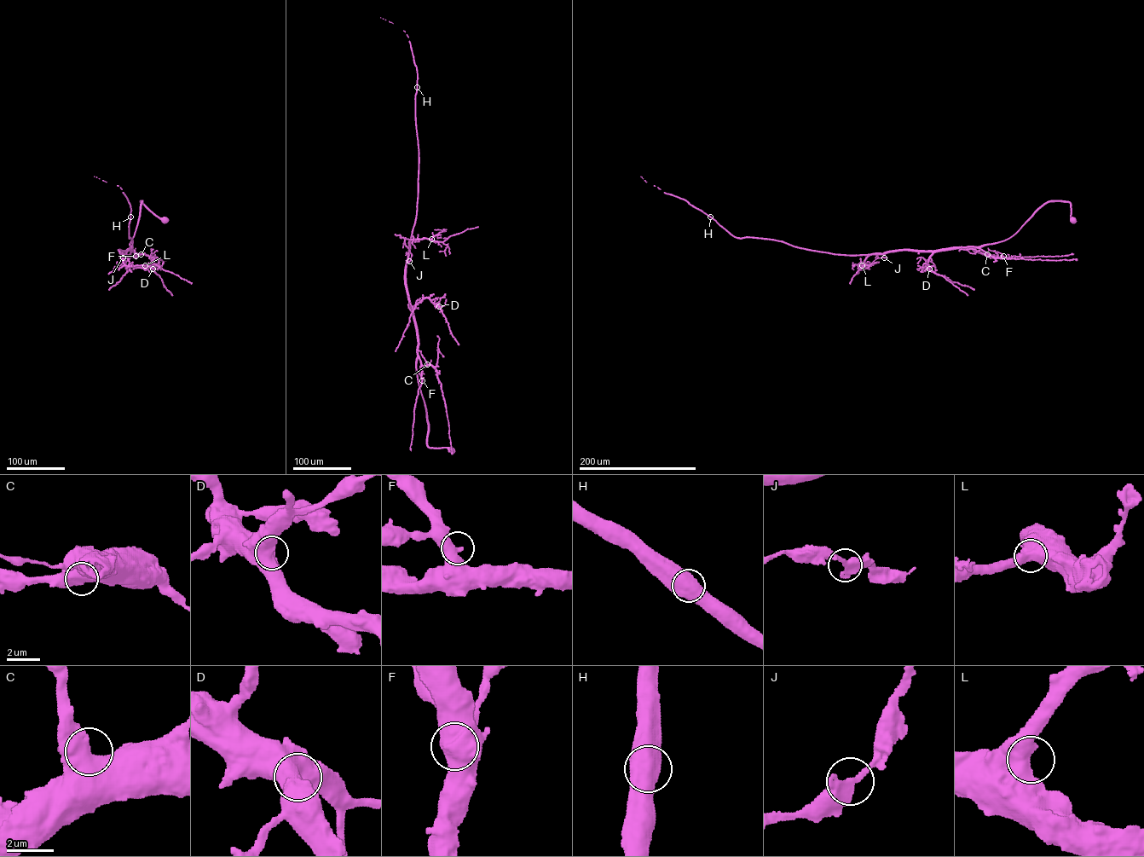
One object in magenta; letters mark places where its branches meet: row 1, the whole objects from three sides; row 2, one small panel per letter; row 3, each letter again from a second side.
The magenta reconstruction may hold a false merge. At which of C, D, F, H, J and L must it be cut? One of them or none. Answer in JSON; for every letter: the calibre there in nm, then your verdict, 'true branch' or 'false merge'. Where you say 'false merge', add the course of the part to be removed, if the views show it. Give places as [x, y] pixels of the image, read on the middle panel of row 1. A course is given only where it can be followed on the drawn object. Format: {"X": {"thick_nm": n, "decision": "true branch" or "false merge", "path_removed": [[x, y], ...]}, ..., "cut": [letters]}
{"C": {"thick_nm": 650, "decision": "true branch"}, "D": {"thick_nm": 800, "decision": "true branch"}, "F": {"thick_nm": 400, "decision": "true branch"}, "H": {"thick_nm": 900, "decision": "true branch"}, "J": {"thick_nm": 440, "decision": "true branch"}, "L": {"thick_nm": 600, "decision": "true branch"}, "cut": []}

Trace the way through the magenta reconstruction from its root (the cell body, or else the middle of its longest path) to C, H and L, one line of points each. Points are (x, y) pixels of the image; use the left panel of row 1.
C: (164, 221), (141, 201), (139, 219), (130, 243), (135, 253), (141, 254)
H: (164, 221), (141, 201), (139, 219), (130, 243), (131, 247), (119, 250), (123, 255), (131, 251), (130, 217)
L: (164, 221), (141, 201), (139, 219), (130, 243), (131, 247), (119, 251), (125, 264), (145, 265)

